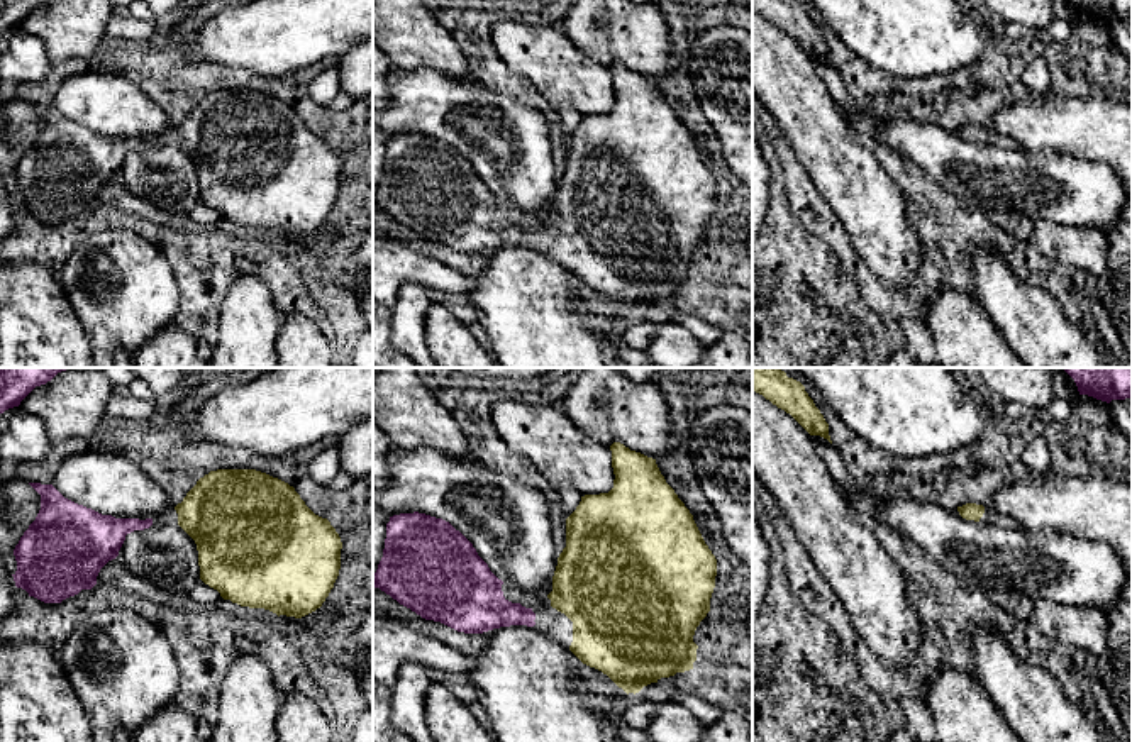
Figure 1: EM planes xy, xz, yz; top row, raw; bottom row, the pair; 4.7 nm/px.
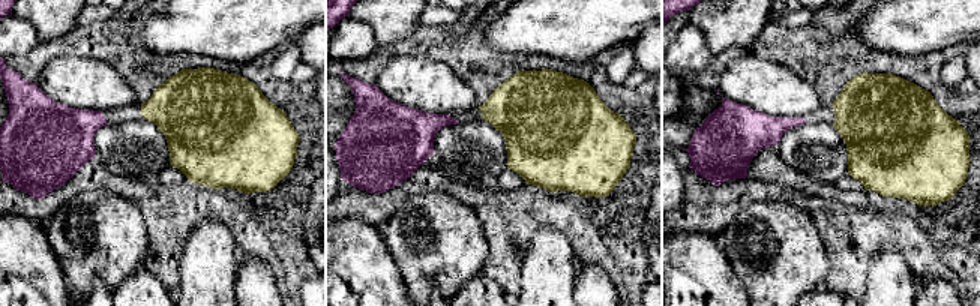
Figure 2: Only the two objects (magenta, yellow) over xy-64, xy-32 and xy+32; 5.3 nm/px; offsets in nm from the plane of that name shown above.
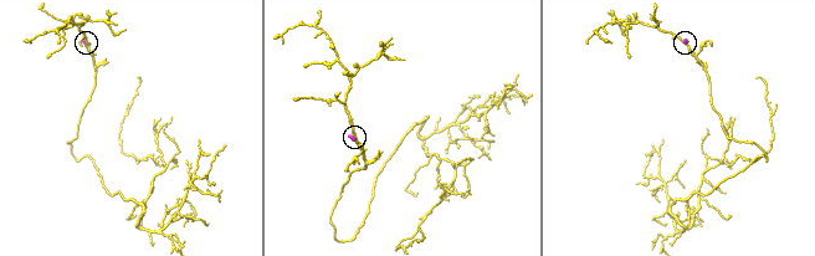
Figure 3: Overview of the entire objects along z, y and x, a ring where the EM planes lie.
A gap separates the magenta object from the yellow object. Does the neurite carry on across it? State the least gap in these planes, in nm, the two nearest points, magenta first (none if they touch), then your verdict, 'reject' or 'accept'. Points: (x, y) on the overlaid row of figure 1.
90 nm | xz (534, 614), (551, 605) | accept

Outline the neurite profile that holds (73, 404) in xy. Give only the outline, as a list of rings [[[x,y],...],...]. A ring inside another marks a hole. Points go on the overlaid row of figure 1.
[[[71,368],[36,386],[19,405],[39,417],[53,446],[92,437],[105,418],[114,385],[100,368]]]

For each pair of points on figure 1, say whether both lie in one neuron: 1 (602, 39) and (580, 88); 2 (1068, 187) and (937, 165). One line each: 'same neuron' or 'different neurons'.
1: different neurons
2: same neuron

